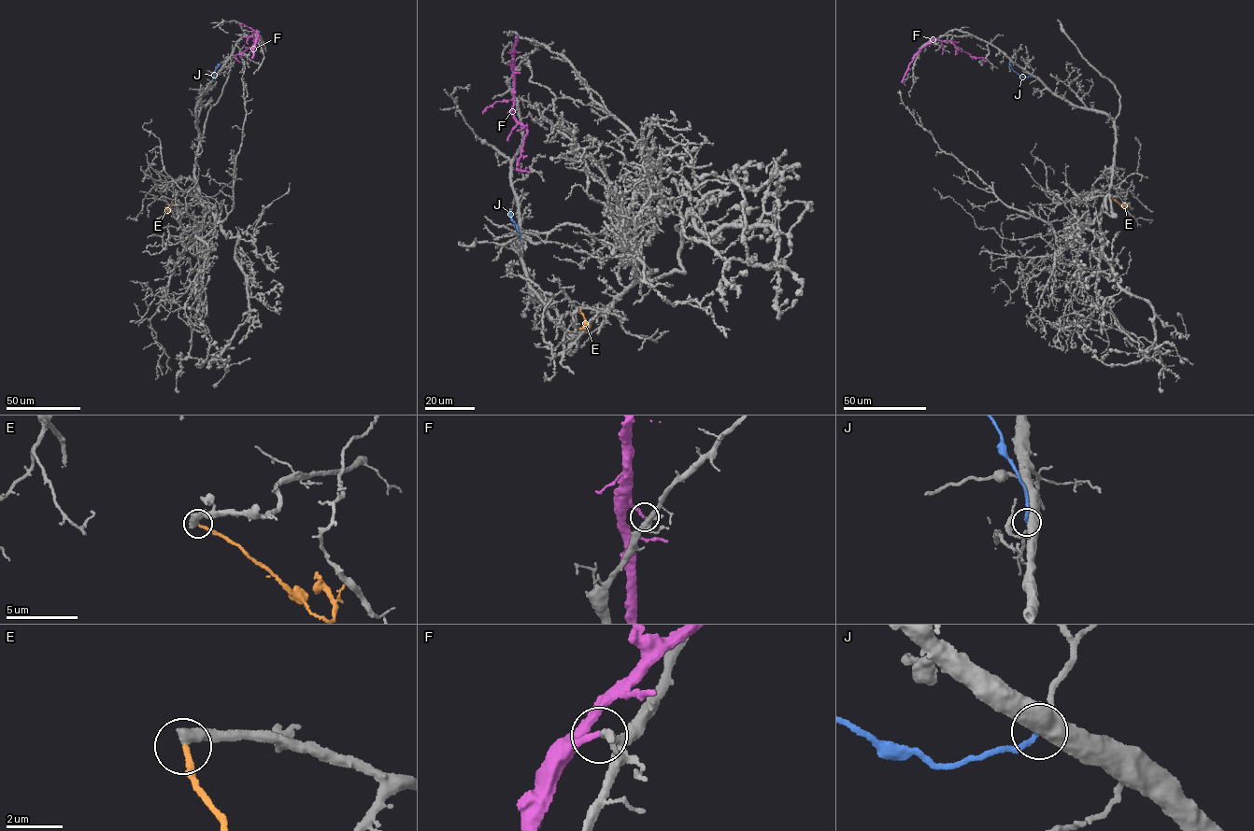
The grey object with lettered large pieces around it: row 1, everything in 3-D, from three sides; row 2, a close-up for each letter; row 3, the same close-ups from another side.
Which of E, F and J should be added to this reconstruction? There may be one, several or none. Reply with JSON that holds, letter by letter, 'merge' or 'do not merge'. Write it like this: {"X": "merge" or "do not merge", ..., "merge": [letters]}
{"E": "merge", "F": "do not merge", "J": "do not merge", "merge": ["E"]}

